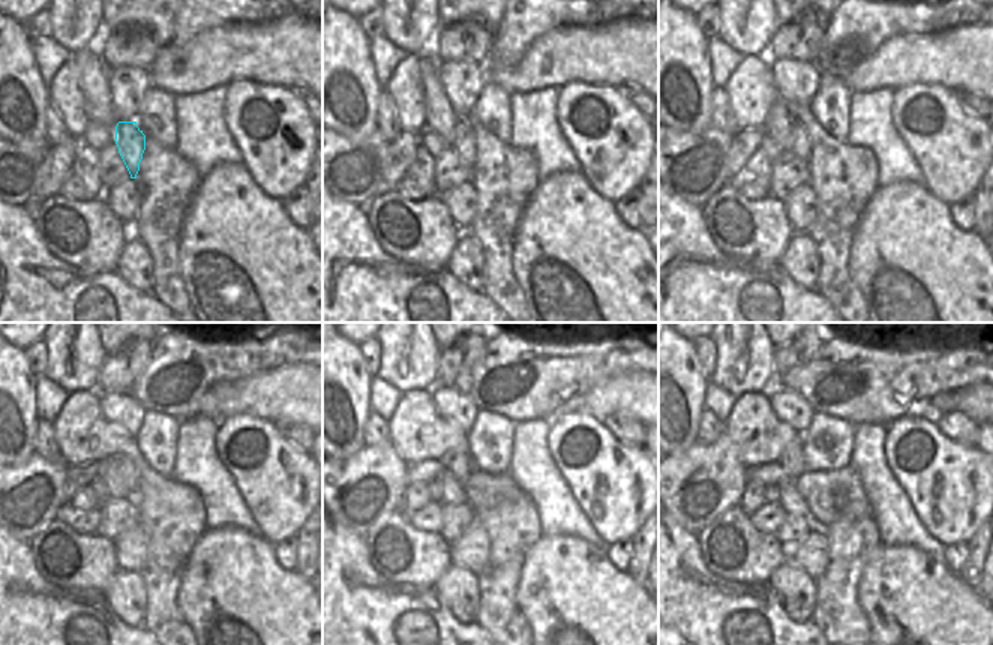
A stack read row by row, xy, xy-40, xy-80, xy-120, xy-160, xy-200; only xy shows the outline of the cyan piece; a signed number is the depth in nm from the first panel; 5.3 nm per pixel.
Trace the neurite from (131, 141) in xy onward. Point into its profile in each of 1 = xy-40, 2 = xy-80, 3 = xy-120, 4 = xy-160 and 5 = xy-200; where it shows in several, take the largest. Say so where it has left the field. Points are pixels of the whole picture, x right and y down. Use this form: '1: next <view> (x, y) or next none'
1: next xy-40 (464, 143)
2: next xy-80 (801, 146)
3: next xy-120 (126, 470)
4: next xy-160 (459, 464)
5: next xy-200 (791, 461)

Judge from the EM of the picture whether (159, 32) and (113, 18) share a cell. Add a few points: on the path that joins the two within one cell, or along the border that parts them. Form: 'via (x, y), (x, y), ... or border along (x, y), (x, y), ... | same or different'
via (147, 20), (144, 17), (125, 17) | same

